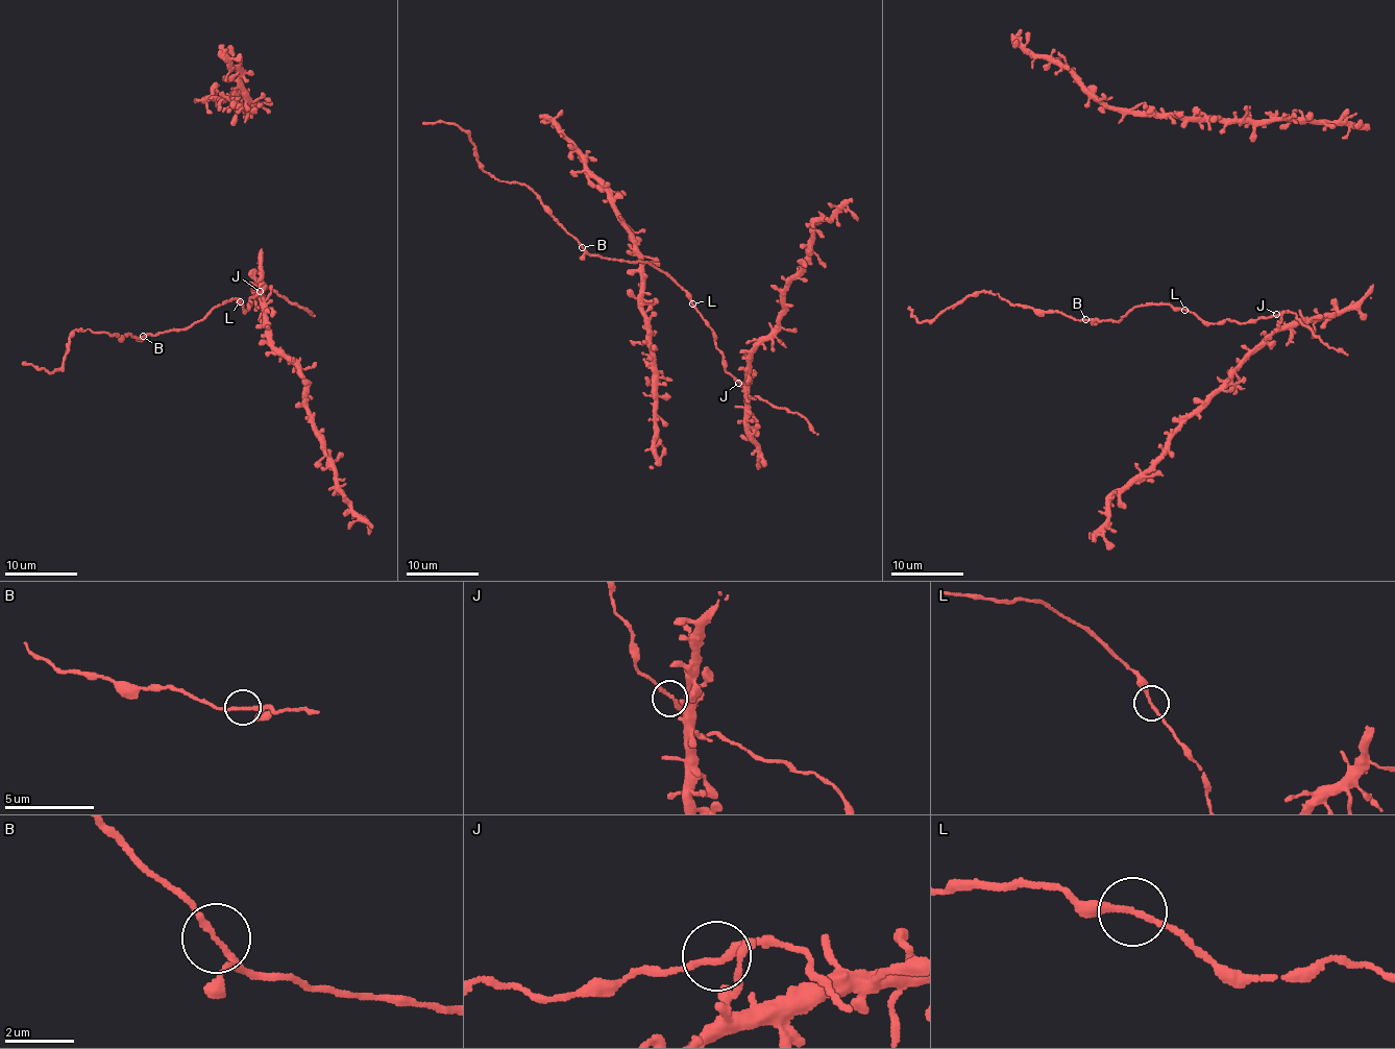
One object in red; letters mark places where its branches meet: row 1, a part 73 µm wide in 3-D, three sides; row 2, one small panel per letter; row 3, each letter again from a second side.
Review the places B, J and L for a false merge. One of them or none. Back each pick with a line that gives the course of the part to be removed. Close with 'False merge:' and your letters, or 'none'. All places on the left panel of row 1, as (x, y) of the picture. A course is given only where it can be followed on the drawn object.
False merge: none

